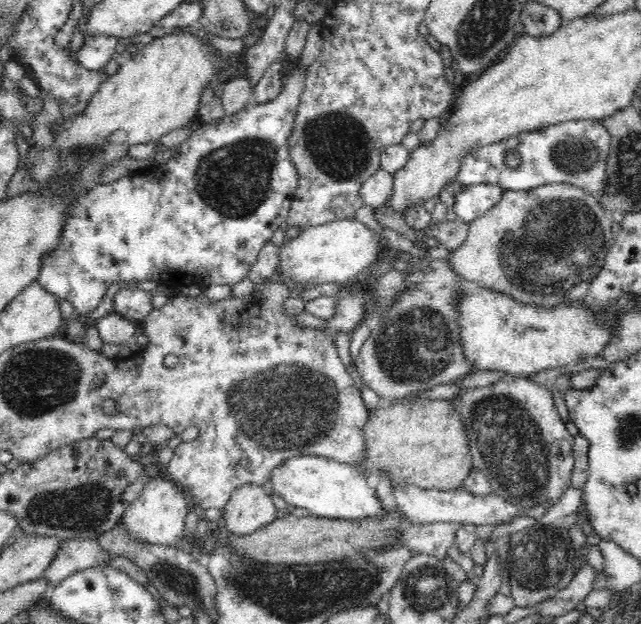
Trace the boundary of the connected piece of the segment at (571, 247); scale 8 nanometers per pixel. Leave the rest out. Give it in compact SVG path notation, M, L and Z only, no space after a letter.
M550 182L550 184L542 184L536 188L530 188L530 191L512 191L504 190L500 201L490 208L486 213L476 216L476 220L468 223L468 234L466 240L454 248L448 249L449 253L442 261L446 261L450 265L450 269L458 276L462 277L467 284L476 284L481 287L488 287L497 290L498 292L505 292L515 298L522 304L539 304L540 306L554 306L558 302L570 302L570 300L582 300L589 291L589 285L596 278L600 268L605 261L605 256L612 246L612 222L610 222L610 212L604 210L597 202L596 196L584 190L581 186L574 186L567 182Z

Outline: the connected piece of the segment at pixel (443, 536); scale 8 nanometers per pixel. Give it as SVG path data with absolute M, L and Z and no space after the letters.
M433 522L432 524L410 524L400 533L400 543L413 553L423 553L444 559L454 545L457 532L463 522Z

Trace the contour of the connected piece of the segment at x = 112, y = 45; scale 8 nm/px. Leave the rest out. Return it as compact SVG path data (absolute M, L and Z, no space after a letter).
M96 35L86 39L77 52L79 66L98 72L106 68L113 54L121 48L121 38L117 36Z

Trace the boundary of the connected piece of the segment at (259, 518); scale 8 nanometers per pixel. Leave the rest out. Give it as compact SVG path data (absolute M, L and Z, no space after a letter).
M244 483L230 494L221 516L229 536L246 536L270 524L276 511L270 493L262 485Z

